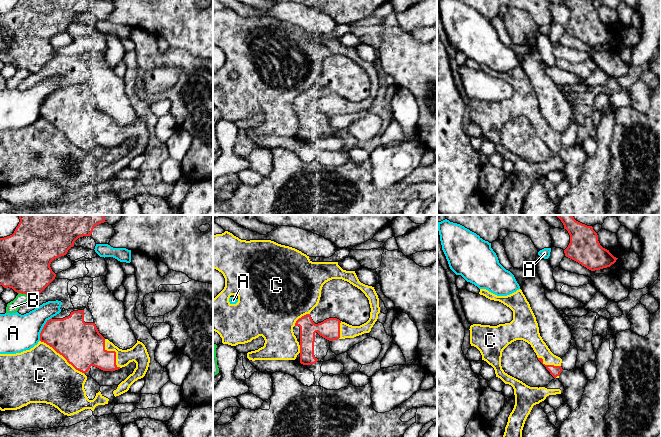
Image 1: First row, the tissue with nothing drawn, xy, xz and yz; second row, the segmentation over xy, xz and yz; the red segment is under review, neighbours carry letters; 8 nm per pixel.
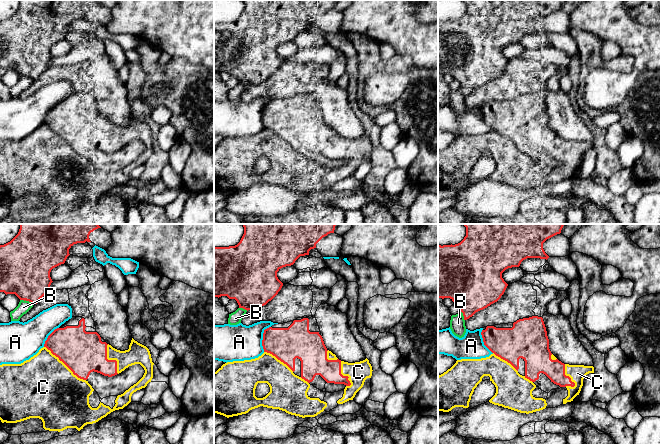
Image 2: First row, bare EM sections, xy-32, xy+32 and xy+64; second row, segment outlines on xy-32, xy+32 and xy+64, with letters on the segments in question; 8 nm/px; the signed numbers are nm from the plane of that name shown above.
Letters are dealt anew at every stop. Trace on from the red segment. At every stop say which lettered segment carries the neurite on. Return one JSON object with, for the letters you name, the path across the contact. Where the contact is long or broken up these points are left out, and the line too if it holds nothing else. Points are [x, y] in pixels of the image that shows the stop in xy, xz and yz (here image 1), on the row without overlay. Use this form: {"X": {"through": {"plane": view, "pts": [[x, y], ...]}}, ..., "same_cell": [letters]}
{"same_cell": ["C"]}

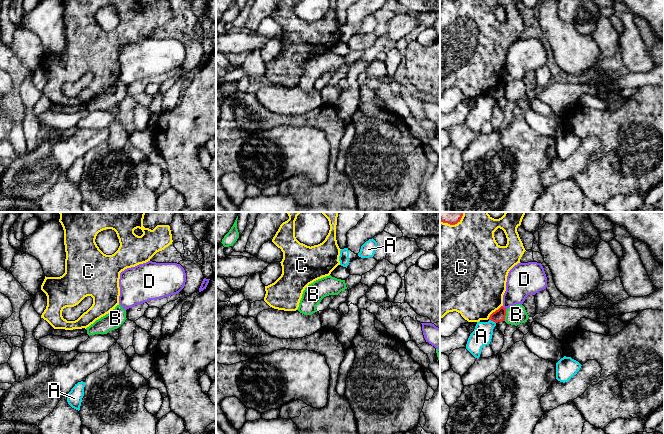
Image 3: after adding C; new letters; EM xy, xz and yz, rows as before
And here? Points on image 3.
{"same_cell": []}

